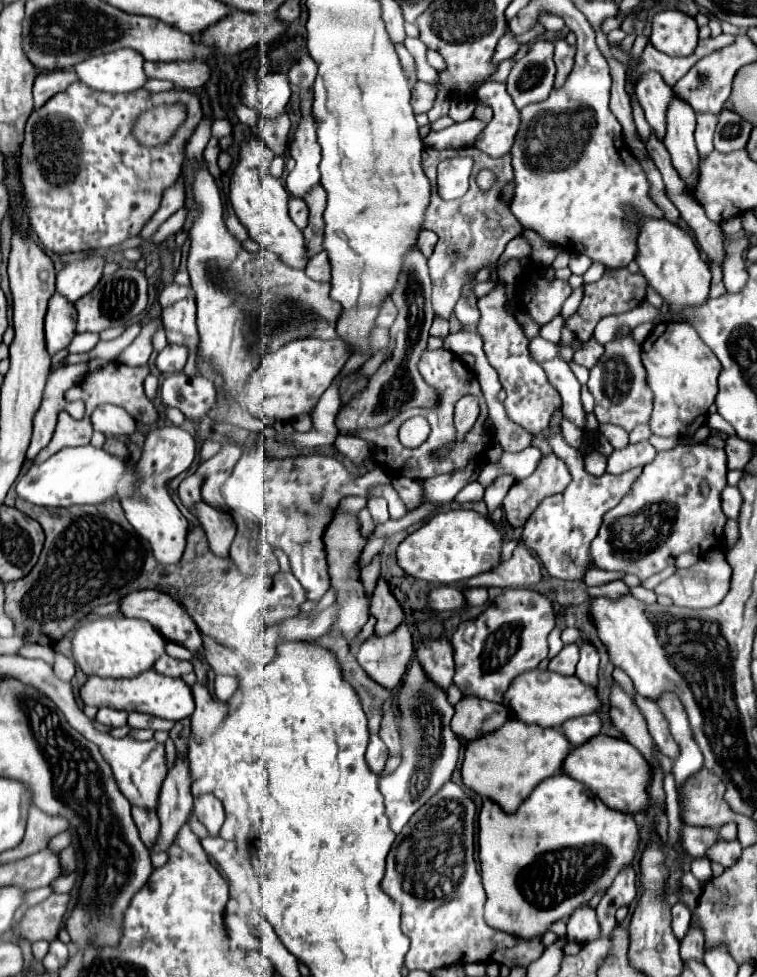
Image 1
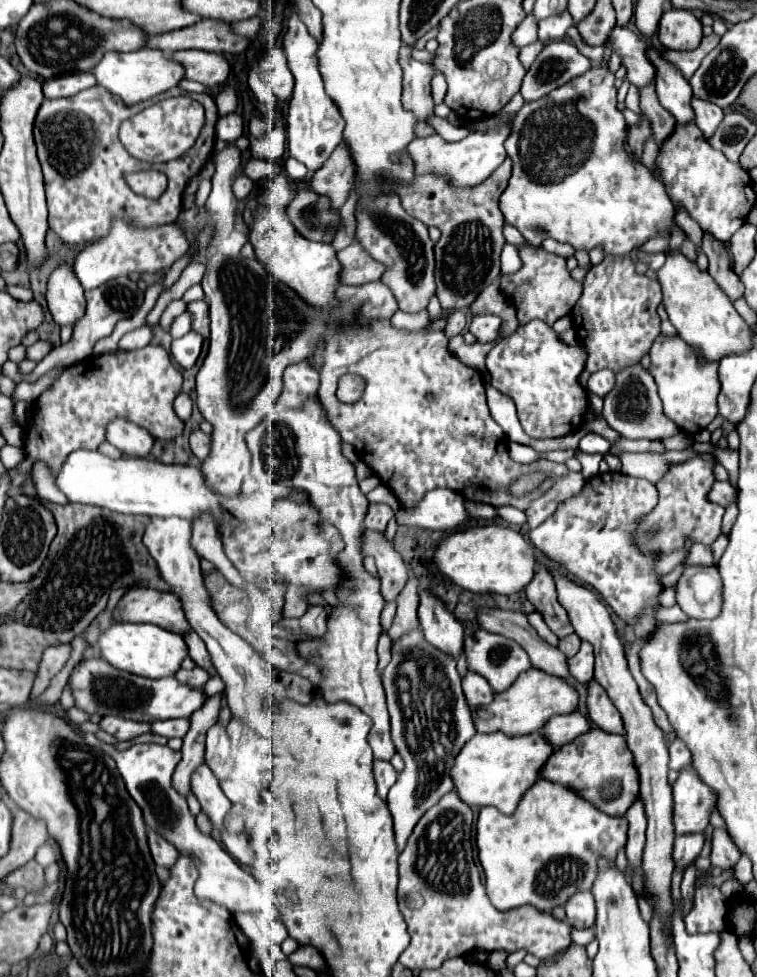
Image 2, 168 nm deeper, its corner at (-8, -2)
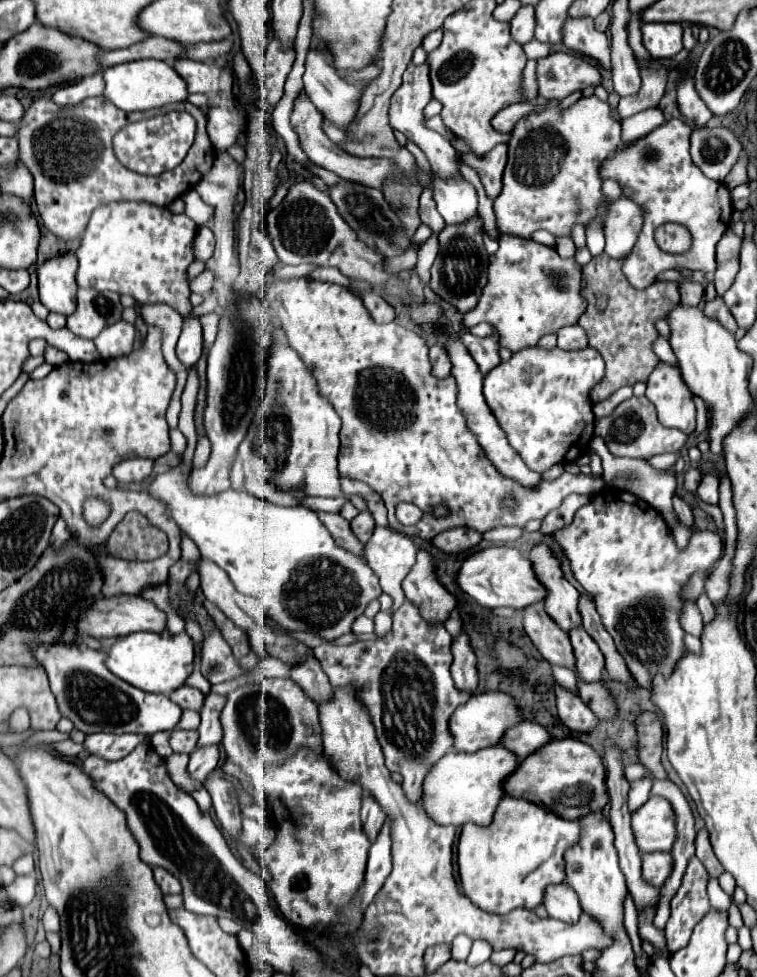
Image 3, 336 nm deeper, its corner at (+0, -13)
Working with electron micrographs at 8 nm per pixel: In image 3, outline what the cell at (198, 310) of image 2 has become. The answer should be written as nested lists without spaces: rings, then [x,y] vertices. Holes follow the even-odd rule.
[[[209,313],[209,315],[199,317],[199,321],[201,321],[201,327],[203,327],[203,345],[205,345],[205,349],[209,349],[211,343],[215,341],[215,335],[217,335],[219,315],[217,313]]]

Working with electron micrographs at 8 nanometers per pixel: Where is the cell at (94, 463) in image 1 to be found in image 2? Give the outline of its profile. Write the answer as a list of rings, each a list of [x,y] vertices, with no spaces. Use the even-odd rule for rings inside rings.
[[[97,450],[73,452],[55,482],[69,502],[101,506],[121,514],[179,516],[189,522],[203,514],[213,516],[227,558],[249,584],[263,590],[267,590],[269,584],[285,584],[285,618],[301,618],[311,606],[309,598],[313,594],[339,594],[339,568],[335,568],[335,560],[331,560],[331,552],[343,548],[343,544],[339,544],[339,530],[319,520],[315,506],[309,502],[297,504],[283,498],[261,508],[261,498],[257,494],[237,492],[235,496],[219,496],[219,492],[207,488],[205,476],[197,466],[163,464],[129,456],[111,460]]]

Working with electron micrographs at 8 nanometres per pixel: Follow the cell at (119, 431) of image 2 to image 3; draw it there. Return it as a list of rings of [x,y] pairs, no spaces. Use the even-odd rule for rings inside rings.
[[[133,457],[133,459],[121,459],[115,467],[113,467],[113,475],[117,477],[117,481],[121,483],[143,483],[153,469],[153,461],[151,459],[143,459],[143,457]]]

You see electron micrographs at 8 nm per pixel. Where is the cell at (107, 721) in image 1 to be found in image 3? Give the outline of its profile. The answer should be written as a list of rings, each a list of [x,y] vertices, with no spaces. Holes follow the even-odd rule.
[[[93,733],[93,735],[87,735],[85,749],[91,755],[103,757],[107,761],[117,761],[129,755],[143,741],[145,741],[145,735],[139,735],[139,733],[123,733],[123,735]]]

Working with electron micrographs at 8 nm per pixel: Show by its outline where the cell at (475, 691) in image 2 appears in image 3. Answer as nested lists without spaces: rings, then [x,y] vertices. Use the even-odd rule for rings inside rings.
[[[463,633],[457,641],[453,641],[451,649],[453,649],[451,677],[455,681],[455,687],[459,691],[467,691],[475,695],[477,685],[479,685],[479,675],[475,669],[475,653],[469,645],[469,637]]]

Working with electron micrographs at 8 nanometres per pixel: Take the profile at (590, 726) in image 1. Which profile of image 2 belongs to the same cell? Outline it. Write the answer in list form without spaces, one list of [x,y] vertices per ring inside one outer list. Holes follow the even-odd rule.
[[[571,712],[571,714],[563,714],[563,716],[553,716],[553,720],[549,720],[541,732],[543,736],[547,736],[547,740],[551,740],[551,744],[555,748],[575,740],[577,736],[585,734],[587,730],[591,730],[591,722],[577,714],[577,712]]]

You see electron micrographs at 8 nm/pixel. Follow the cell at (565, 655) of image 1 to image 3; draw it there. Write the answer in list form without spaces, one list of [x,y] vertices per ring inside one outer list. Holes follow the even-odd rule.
[[[583,627],[569,631],[569,637],[571,637],[573,653],[575,653],[577,677],[585,683],[599,681],[605,661],[603,661],[603,653],[599,651],[597,643],[589,637],[589,633]]]

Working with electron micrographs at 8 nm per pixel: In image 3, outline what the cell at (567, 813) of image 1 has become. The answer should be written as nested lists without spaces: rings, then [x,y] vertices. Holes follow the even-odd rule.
[[[509,797],[499,803],[495,819],[487,827],[467,823],[457,845],[459,877],[465,895],[483,911],[507,915],[523,907],[535,909],[543,903],[549,885],[565,883],[565,853],[581,839],[579,821],[563,819],[531,801]]]

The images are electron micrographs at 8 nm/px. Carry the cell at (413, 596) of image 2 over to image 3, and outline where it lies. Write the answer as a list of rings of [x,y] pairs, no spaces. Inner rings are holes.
[[[375,527],[373,537],[365,545],[365,561],[379,577],[379,583],[393,599],[393,613],[407,601],[403,579],[409,575],[417,559],[417,547],[411,537],[389,527]]]

